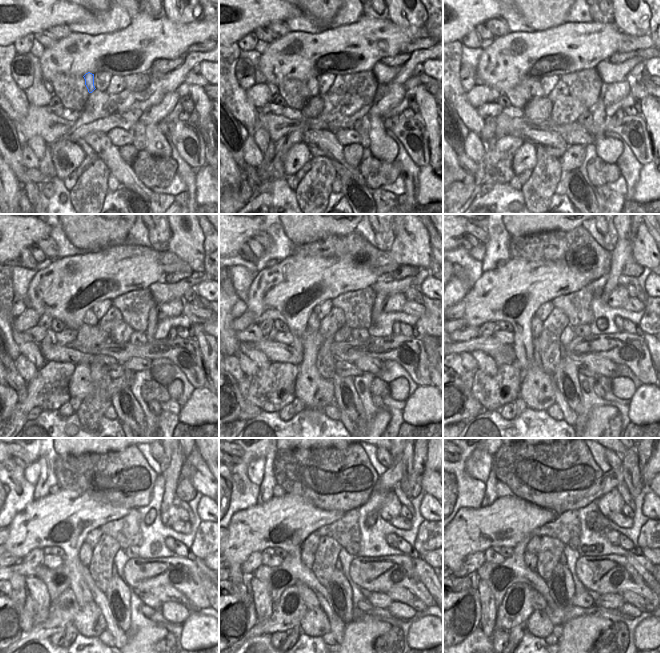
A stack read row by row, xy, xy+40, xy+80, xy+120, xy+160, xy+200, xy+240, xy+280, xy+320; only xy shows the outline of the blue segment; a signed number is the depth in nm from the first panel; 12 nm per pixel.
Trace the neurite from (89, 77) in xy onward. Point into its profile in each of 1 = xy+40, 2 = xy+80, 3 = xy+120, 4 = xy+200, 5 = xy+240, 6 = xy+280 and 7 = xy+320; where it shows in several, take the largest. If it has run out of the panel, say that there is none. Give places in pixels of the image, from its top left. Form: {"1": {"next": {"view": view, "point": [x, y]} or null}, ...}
{"1": {"next": {"view": "xy+40", "point": [312, 82]}}, "2": {"next": {"view": "xy+80", "point": [536, 89]}}, "3": {"next": {"view": "xy+120", "point": [90, 319]}}, "4": {"next": {"view": "xy+200", "point": [536, 324]}}, "5": {"next": {"view": "xy+240", "point": [86, 551]}}, "6": {"next": {"view": "xy+280", "point": [307, 557]}}, "7": {"next": {"view": "xy+320", "point": [530, 559]}}}

